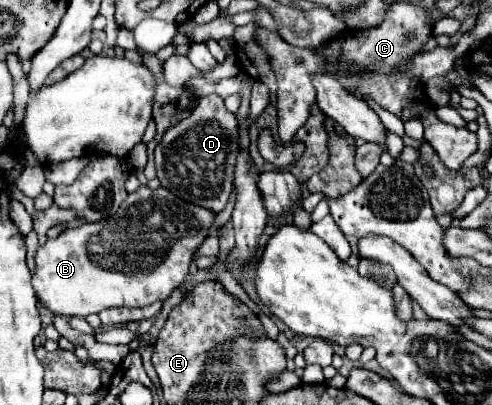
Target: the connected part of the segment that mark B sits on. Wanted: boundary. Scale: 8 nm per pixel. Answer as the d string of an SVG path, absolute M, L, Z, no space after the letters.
M141 185L121 203L115 215L97 223L79 225L77 229L67 229L57 239L47 239L45 245L37 247L35 273L33 273L33 289L37 293L37 299L53 315L67 315L67 317L71 315L87 317L89 313L99 313L109 307L123 307L123 305L145 307L155 301L165 301L171 295L171 291L185 281L191 257L201 247L213 217L215 213L209 213L207 209L201 209L193 203L175 197L165 187L151 191L149 187Z

